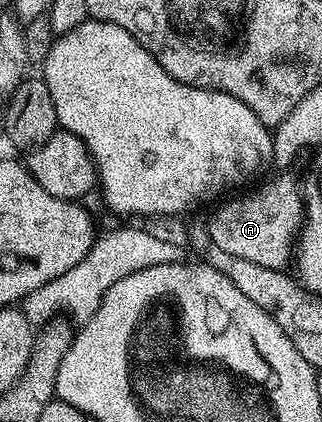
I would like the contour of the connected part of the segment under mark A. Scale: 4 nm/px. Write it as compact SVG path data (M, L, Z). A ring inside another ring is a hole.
M277 177L226 205L218 204L213 218L208 218L209 237L215 243L215 247L223 247L227 255L239 255L239 259L251 259L251 263L259 263L259 267L271 267L272 269L285 269L290 264L295 253L295 242L301 231L303 220L303 197L299 192L299 181L293 177Z

